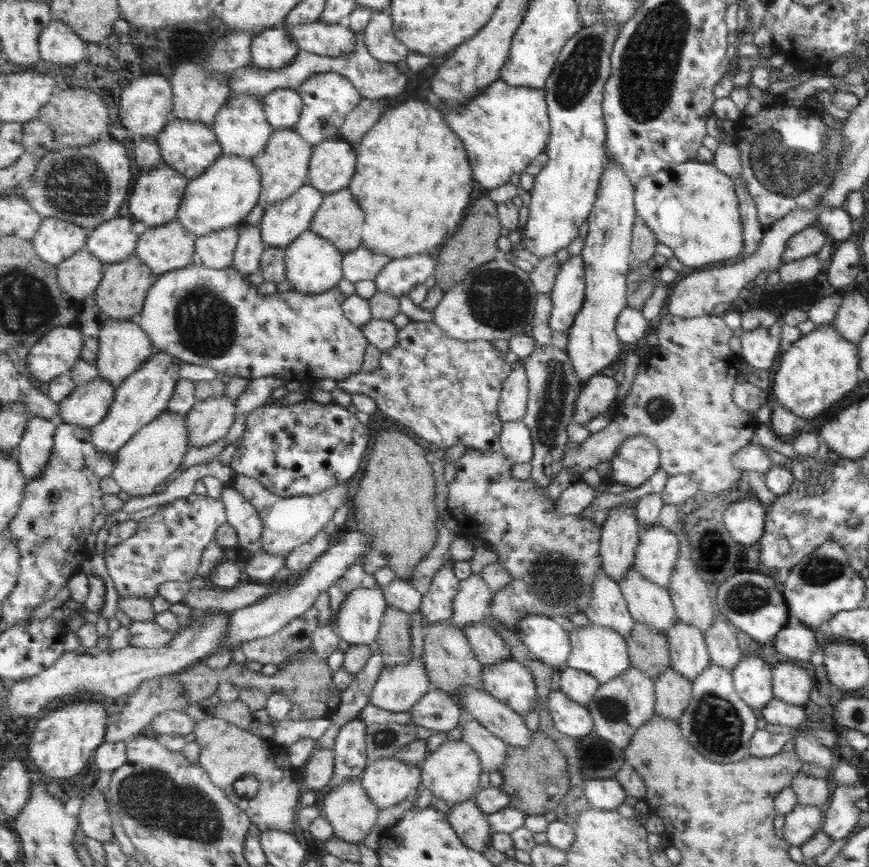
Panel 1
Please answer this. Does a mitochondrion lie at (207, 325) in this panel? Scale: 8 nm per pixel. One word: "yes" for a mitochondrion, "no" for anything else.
yes

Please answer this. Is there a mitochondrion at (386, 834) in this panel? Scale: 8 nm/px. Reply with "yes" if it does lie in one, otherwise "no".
no

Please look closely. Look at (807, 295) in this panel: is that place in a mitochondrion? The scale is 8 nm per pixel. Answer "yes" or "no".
no

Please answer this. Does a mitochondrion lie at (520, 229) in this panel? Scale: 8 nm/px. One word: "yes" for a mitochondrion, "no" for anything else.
no

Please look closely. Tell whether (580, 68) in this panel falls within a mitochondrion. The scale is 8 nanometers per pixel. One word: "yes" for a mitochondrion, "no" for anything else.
yes

